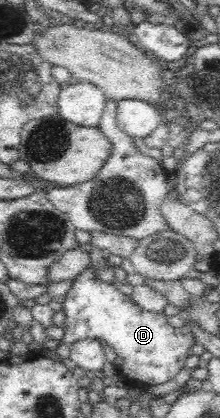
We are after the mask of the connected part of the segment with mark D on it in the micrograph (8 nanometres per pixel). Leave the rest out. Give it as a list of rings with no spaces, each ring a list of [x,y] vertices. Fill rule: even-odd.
[[[87,265],[86,269],[73,280],[73,285],[61,297],[63,311],[66,315],[62,328],[64,338],[60,342],[65,347],[71,347],[78,341],[88,339],[97,340],[111,347],[117,357],[123,359],[124,364],[119,367],[119,373],[125,375],[127,379],[135,379],[139,383],[147,385],[163,385],[171,381],[173,377],[185,369],[185,362],[191,357],[191,348],[197,343],[186,329],[177,329],[169,325],[167,316],[159,312],[151,313],[139,307],[131,295],[125,295],[117,289],[116,284],[109,284],[96,275],[96,266]]]

